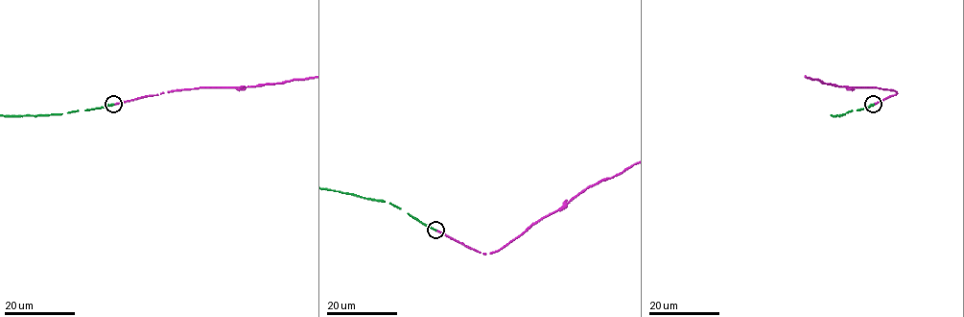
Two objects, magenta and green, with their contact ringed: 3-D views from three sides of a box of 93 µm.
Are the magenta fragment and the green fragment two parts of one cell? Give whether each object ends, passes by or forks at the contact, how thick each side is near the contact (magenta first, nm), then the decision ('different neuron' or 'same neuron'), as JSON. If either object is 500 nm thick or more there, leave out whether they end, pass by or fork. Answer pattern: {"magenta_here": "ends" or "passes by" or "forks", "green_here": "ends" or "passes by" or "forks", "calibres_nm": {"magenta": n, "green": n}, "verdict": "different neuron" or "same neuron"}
{"magenta_here": "ends", "green_here": "ends", "calibres_nm": {"magenta": 170, "green": 200}, "verdict": "same neuron"}

